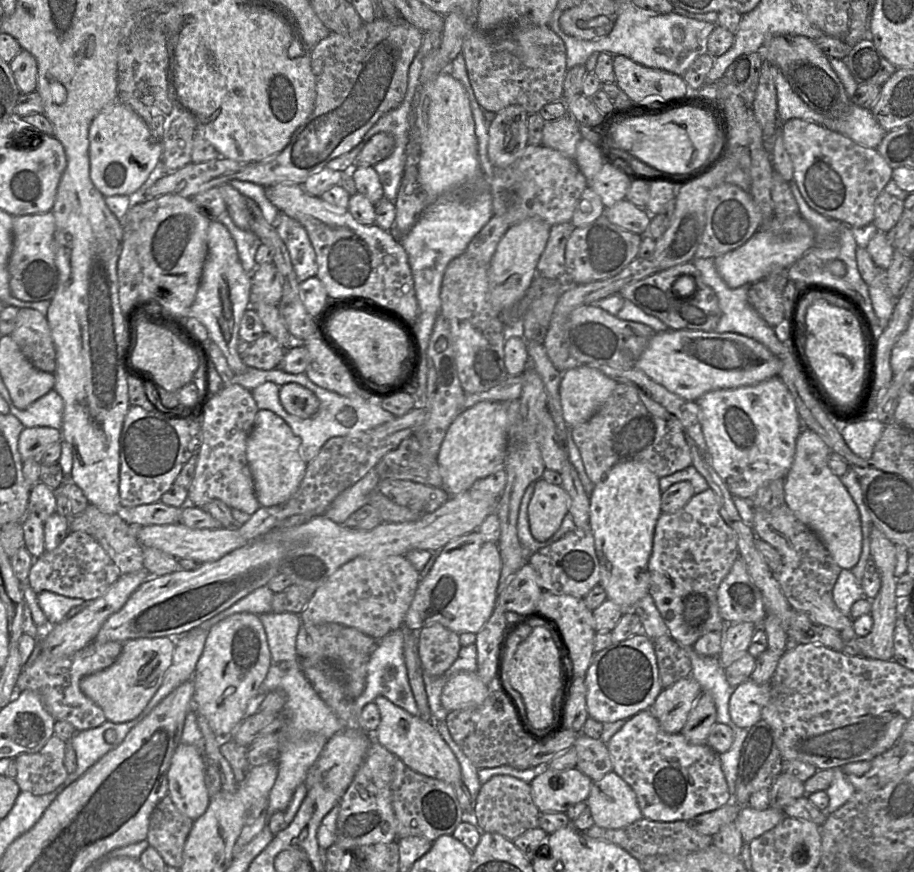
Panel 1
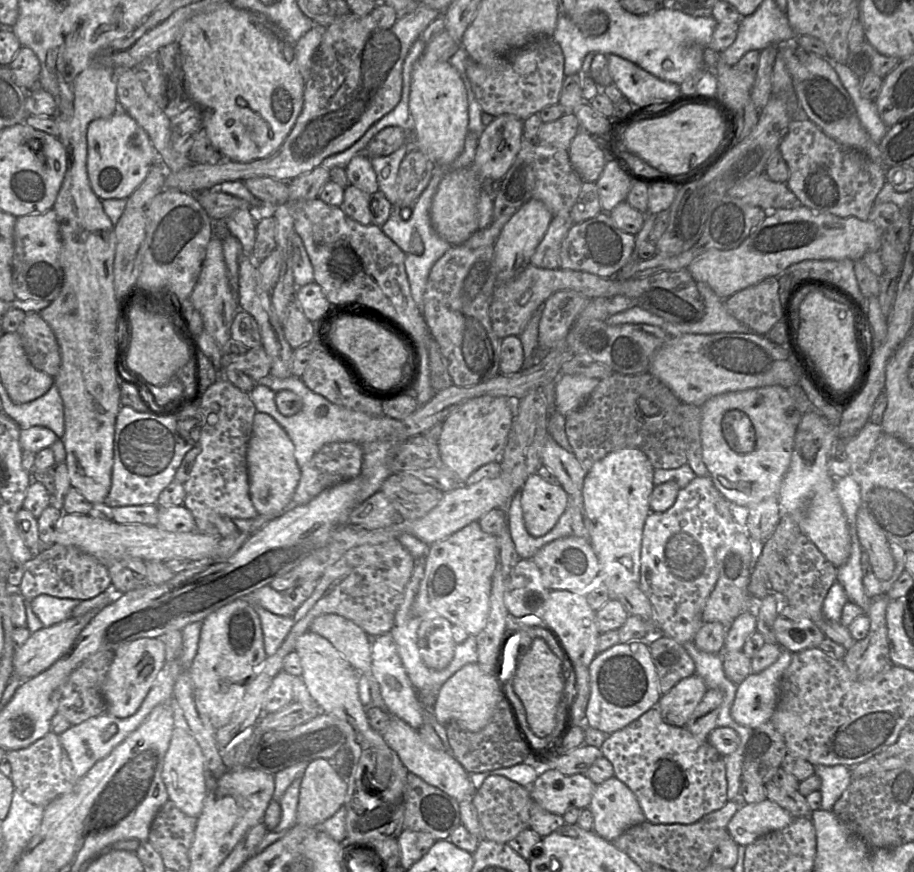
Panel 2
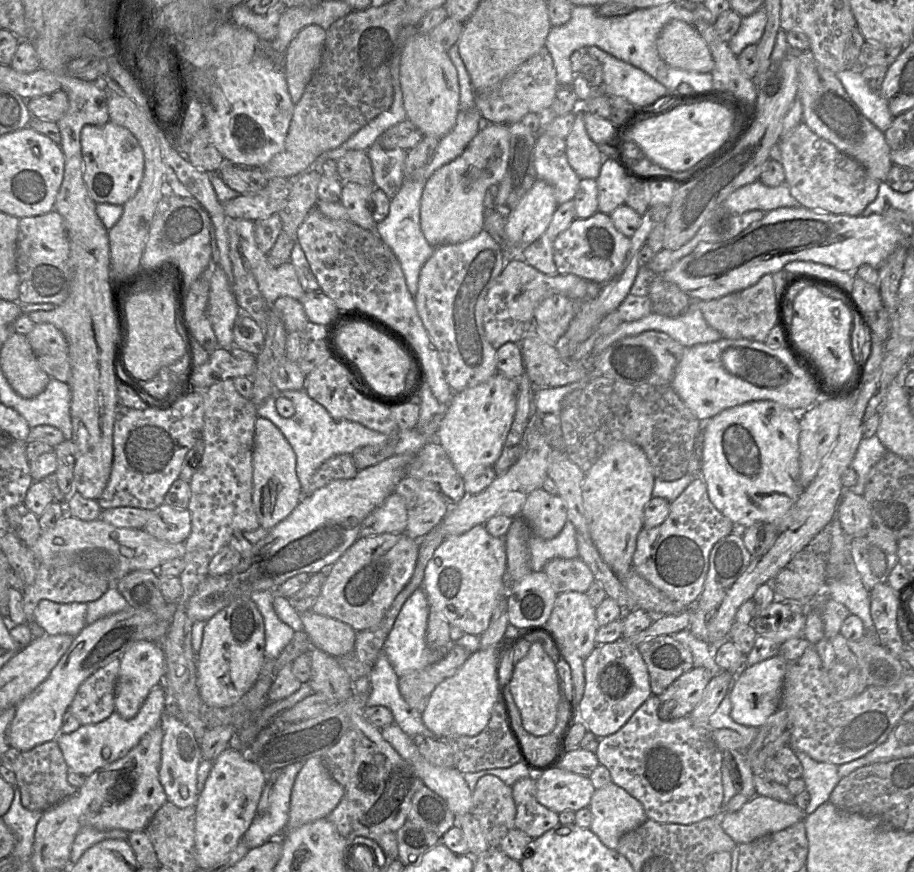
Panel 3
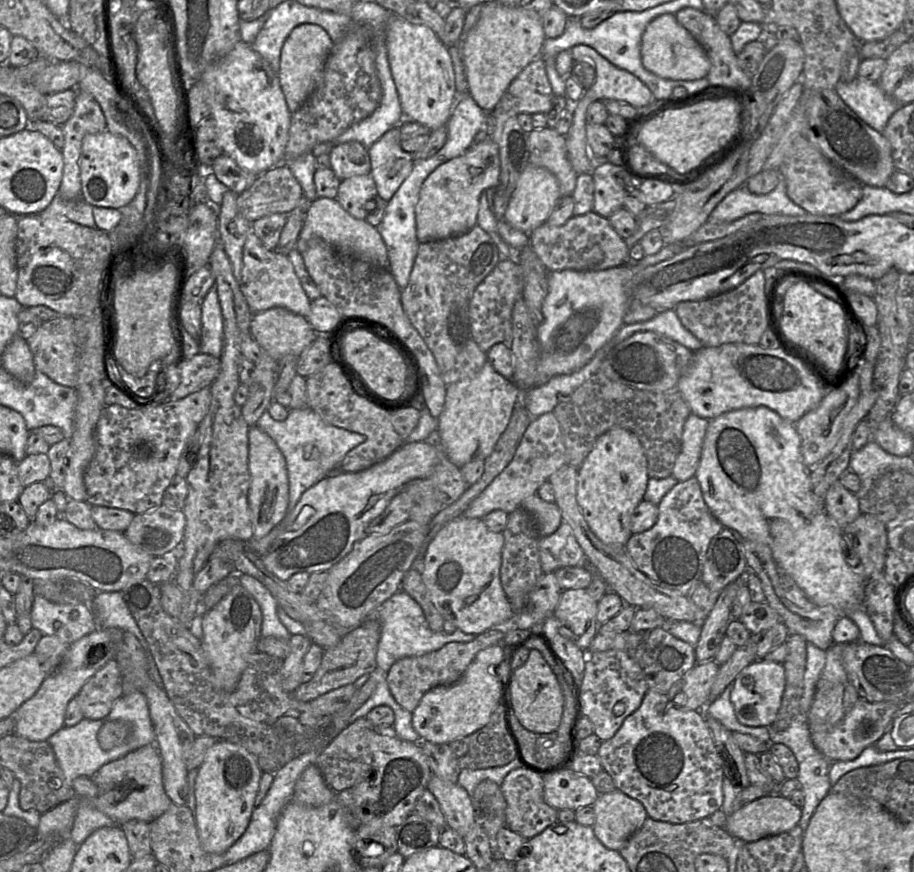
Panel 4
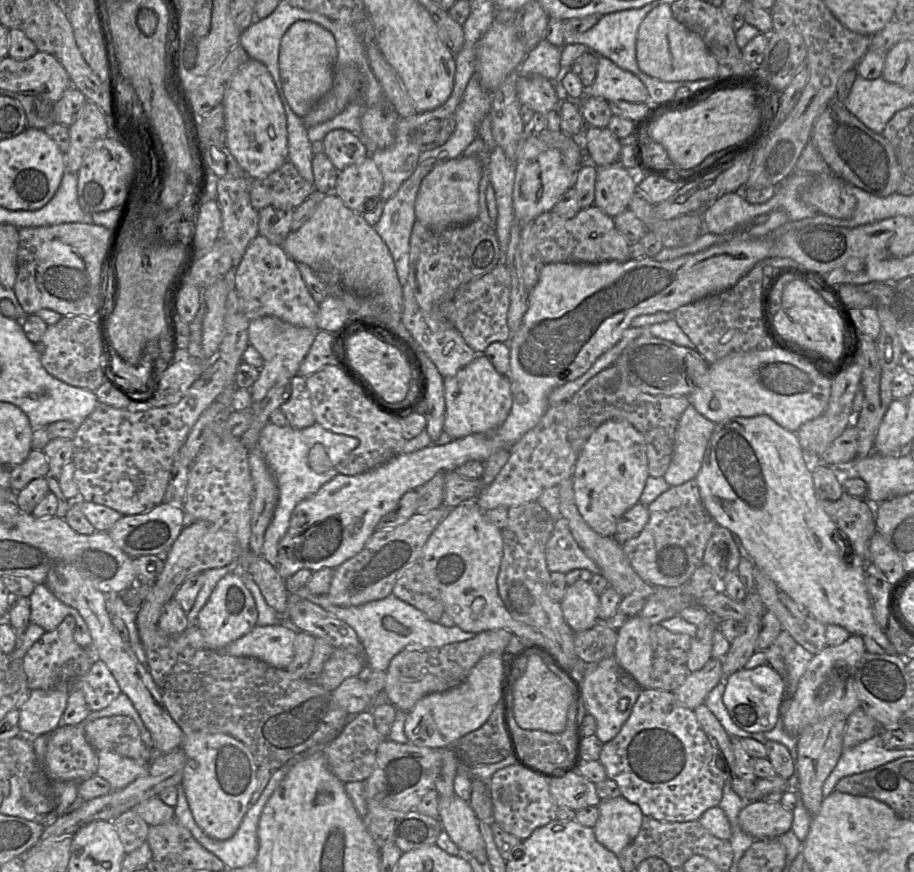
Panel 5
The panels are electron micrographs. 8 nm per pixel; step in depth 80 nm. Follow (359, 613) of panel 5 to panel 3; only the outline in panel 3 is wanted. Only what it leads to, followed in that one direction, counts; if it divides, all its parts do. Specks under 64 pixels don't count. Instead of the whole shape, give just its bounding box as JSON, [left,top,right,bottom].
[382,587,480,677]

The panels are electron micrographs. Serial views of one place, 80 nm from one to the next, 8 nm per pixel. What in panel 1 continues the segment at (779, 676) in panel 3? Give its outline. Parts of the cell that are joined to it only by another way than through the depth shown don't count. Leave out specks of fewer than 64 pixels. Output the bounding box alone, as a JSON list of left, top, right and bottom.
[729,678,771,729]

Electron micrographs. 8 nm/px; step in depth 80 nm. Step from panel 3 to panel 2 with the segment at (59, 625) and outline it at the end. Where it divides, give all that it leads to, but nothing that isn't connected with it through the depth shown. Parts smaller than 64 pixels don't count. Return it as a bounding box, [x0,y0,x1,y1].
[31,594,81,627]

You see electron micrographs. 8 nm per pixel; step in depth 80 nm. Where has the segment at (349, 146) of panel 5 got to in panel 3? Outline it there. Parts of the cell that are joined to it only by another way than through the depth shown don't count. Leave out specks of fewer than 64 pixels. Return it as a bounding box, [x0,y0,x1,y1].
[337,150,373,185]

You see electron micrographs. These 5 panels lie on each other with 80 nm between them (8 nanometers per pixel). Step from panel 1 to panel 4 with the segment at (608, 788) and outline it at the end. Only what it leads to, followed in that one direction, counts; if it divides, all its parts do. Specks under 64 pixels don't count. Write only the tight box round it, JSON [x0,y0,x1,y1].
[592,789,648,851]

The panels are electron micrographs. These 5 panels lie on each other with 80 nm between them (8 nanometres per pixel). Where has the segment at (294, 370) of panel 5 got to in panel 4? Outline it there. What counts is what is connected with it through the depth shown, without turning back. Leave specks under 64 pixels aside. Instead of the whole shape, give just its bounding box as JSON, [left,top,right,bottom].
[250,307,317,362]

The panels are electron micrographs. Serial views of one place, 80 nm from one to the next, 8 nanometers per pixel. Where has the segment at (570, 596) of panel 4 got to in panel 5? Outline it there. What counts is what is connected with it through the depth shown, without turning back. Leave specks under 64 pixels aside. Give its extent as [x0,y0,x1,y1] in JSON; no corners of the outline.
[560,581,600,633]

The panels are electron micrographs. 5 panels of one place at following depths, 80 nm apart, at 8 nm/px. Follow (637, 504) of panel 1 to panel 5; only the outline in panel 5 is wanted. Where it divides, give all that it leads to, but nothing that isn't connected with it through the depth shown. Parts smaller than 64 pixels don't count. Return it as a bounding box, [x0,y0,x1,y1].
[572,421,649,537]

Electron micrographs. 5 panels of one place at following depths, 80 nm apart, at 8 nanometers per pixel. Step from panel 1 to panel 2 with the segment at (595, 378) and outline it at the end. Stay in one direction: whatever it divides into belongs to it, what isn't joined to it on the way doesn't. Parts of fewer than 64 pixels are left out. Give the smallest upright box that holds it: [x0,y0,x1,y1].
[555,375,599,416]

